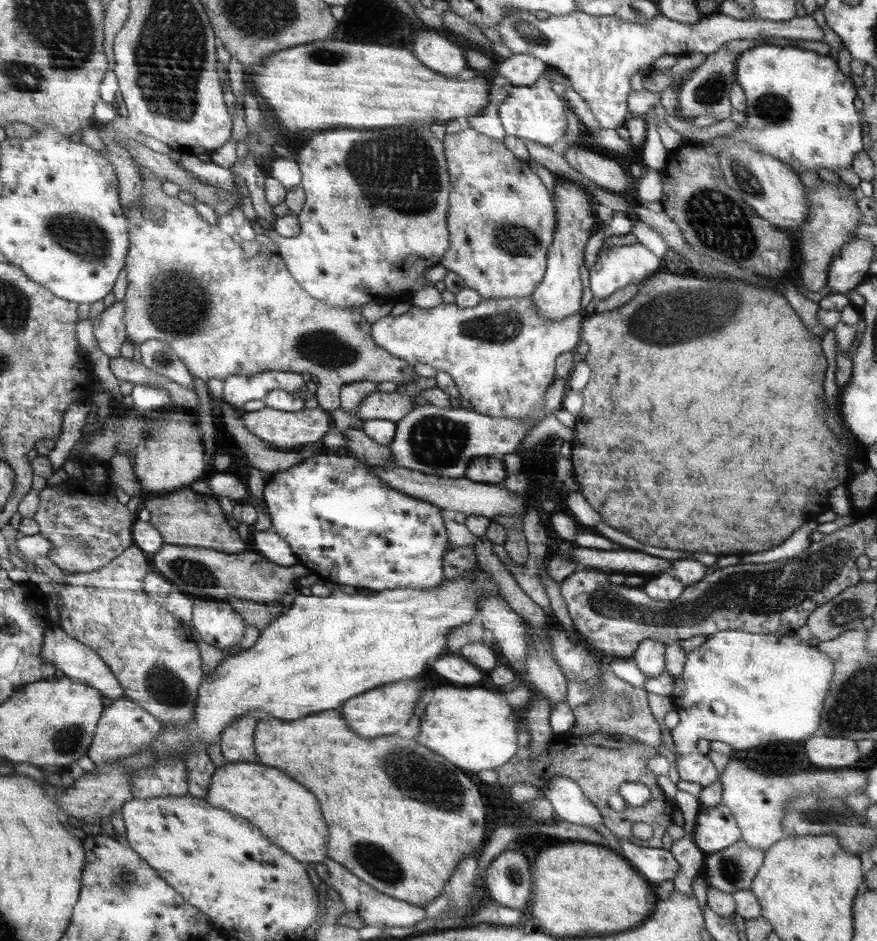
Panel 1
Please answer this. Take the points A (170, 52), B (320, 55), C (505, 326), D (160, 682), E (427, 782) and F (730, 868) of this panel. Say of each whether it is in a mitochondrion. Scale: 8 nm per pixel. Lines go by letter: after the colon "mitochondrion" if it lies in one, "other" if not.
A: mitochondrion
B: mitochondrion
C: mitochondrion
D: mitochondrion
E: mitochondrion
F: mitochondrion

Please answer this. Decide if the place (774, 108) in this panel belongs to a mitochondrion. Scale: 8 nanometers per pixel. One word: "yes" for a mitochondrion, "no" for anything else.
yes

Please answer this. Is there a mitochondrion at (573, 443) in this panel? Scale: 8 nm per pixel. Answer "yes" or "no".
no

